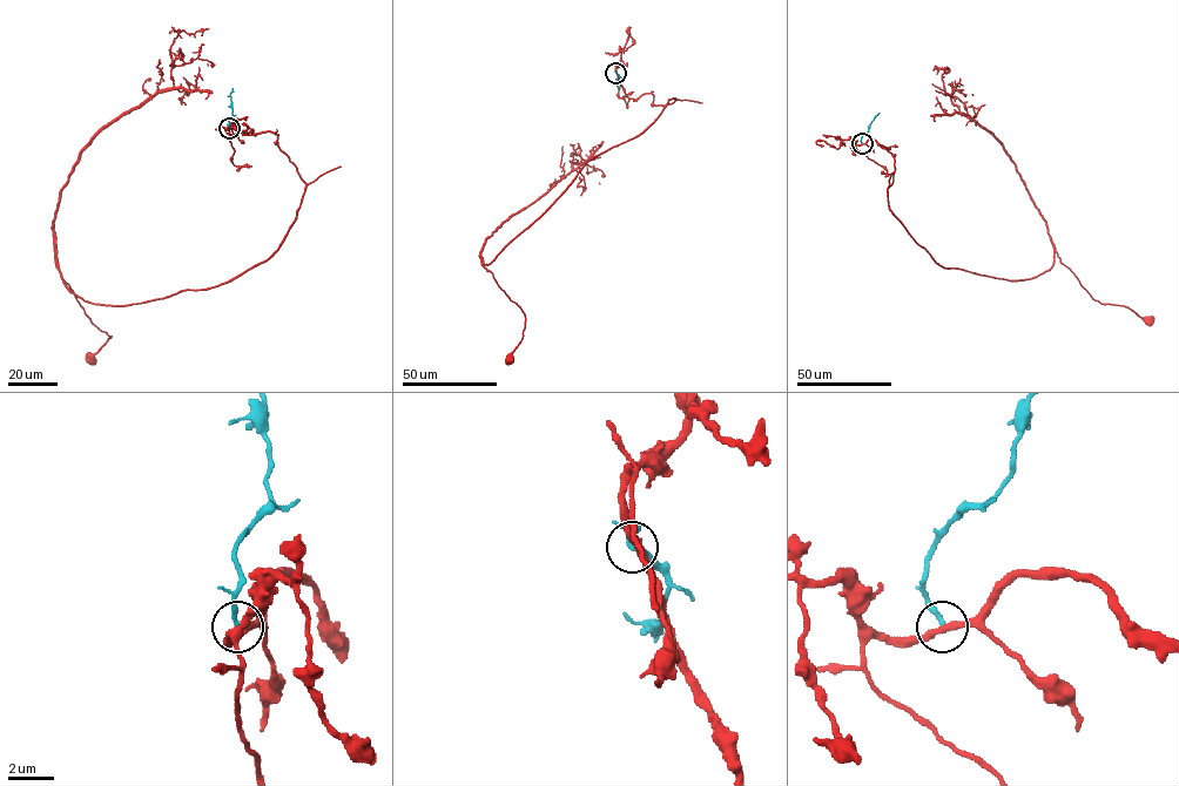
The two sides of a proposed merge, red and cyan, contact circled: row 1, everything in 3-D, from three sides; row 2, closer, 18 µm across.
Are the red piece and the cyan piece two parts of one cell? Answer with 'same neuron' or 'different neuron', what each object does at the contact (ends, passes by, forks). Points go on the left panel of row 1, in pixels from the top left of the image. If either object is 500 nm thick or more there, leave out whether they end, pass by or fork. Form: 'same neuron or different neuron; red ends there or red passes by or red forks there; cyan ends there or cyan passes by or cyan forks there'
different neuron; red passes by; cyan ends there

